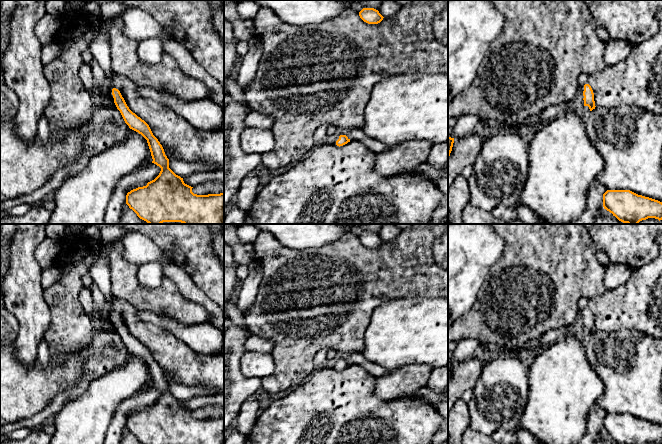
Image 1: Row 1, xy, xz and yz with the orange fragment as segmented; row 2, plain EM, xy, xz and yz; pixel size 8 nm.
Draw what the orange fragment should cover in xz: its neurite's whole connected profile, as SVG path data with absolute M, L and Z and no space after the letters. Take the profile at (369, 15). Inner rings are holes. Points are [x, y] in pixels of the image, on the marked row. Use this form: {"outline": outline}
{"outline": "M363 8L359 12L360 18L368 24L378 24L383 20L383 16L374 8Z"}

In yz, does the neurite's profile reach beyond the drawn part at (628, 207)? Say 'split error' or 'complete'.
complete

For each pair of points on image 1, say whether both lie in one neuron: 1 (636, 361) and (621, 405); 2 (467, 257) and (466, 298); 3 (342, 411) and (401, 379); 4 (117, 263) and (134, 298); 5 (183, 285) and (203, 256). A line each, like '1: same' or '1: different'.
1: same
2: same
3: different
4: same
5: different

